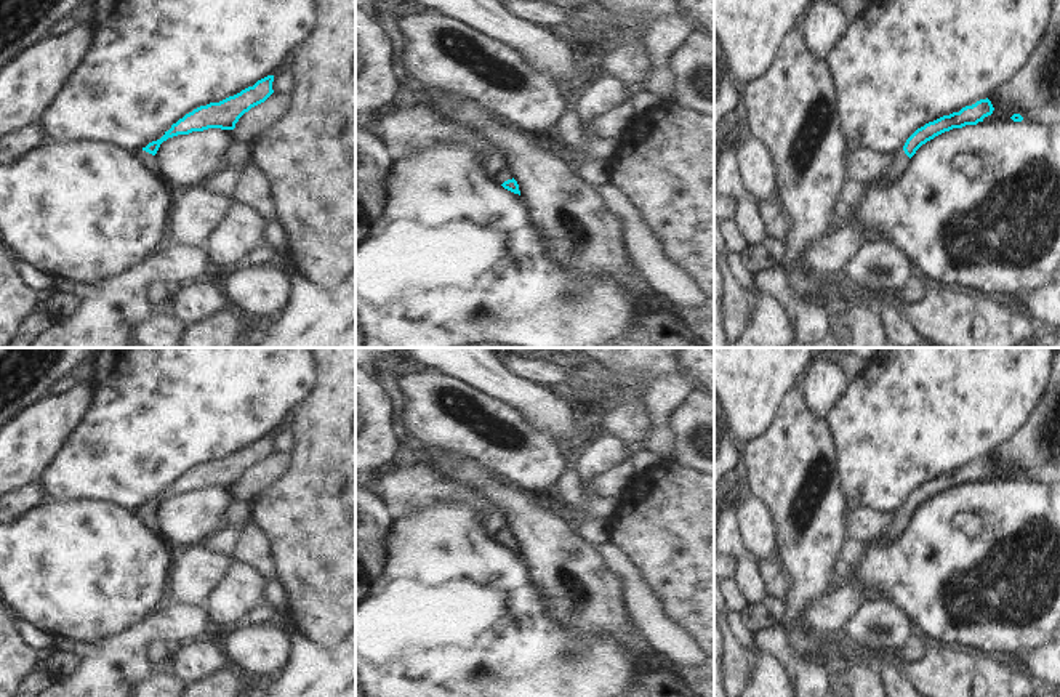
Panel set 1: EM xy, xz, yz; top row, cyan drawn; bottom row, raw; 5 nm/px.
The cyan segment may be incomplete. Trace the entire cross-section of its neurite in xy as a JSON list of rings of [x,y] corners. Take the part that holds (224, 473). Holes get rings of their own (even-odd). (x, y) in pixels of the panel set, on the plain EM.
[[[274,434],[258,439],[253,445],[219,461],[200,465],[171,484],[165,494],[138,510],[141,522],[154,534],[159,532],[157,510],[163,500],[178,494],[203,490],[208,487],[234,489],[239,477],[251,466],[264,461],[272,452]]]

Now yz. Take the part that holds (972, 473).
[[[986,457],[986,458],[977,460],[977,461],[972,463],[972,465],[962,466],[959,471],[953,471],[953,473],[950,473],[950,474],[943,474],[943,476],[940,476],[940,477],[937,477],[937,479],[934,479],[934,481],[925,482],[924,485],[917,487],[917,489],[906,498],[905,505],[895,513],[895,519],[893,519],[893,522],[890,524],[889,530],[887,530],[881,538],[877,538],[876,542],[869,542],[869,543],[863,543],[863,542],[855,540],[855,538],[847,538],[845,543],[844,543],[844,546],[842,546],[842,550],[841,550],[841,559],[845,561],[847,564],[853,566],[853,567],[858,566],[858,564],[861,562],[863,556],[865,556],[865,551],[868,550],[868,546],[869,546],[871,543],[889,543],[889,542],[897,540],[897,538],[905,532],[905,529],[908,527],[909,518],[916,513],[916,510],[917,510],[922,503],[925,503],[927,500],[934,498],[935,495],[938,495],[938,494],[942,494],[942,492],[945,492],[945,490],[950,490],[950,489],[953,489],[953,487],[962,487],[962,485],[966,485],[966,484],[977,484],[978,481],[983,481],[985,476],[991,474],[993,469],[994,469],[994,466],[993,466],[991,460]]]

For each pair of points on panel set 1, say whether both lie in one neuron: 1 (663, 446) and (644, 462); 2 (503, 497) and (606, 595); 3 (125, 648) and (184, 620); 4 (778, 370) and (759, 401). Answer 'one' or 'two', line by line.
1: two
2: one
3: one
4: one

